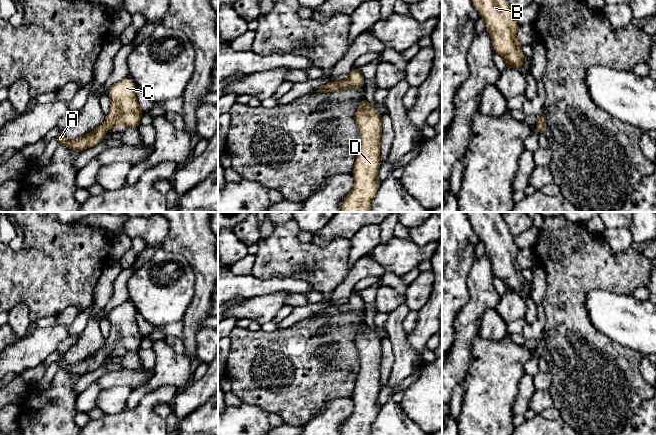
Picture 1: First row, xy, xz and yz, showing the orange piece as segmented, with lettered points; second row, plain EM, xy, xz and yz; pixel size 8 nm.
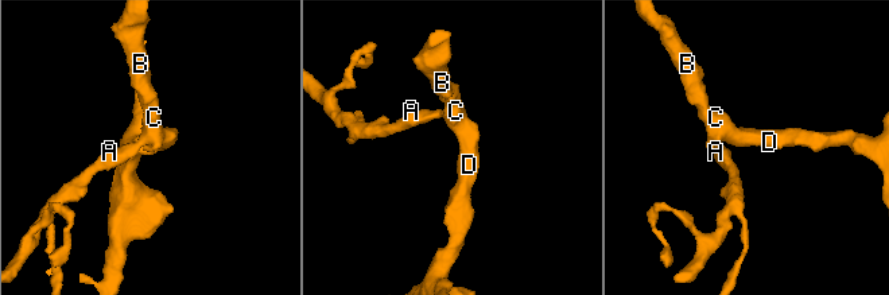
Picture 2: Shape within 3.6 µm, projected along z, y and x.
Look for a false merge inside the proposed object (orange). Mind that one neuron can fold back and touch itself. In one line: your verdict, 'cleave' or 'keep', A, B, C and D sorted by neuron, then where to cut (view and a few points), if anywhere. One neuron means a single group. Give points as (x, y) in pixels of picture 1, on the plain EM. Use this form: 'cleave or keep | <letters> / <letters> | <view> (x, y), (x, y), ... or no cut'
keep | A B C D | no cut

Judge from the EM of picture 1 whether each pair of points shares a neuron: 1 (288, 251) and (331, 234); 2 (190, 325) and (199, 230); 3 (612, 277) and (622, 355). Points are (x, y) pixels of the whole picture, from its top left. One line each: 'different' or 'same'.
1: different
2: same
3: same

